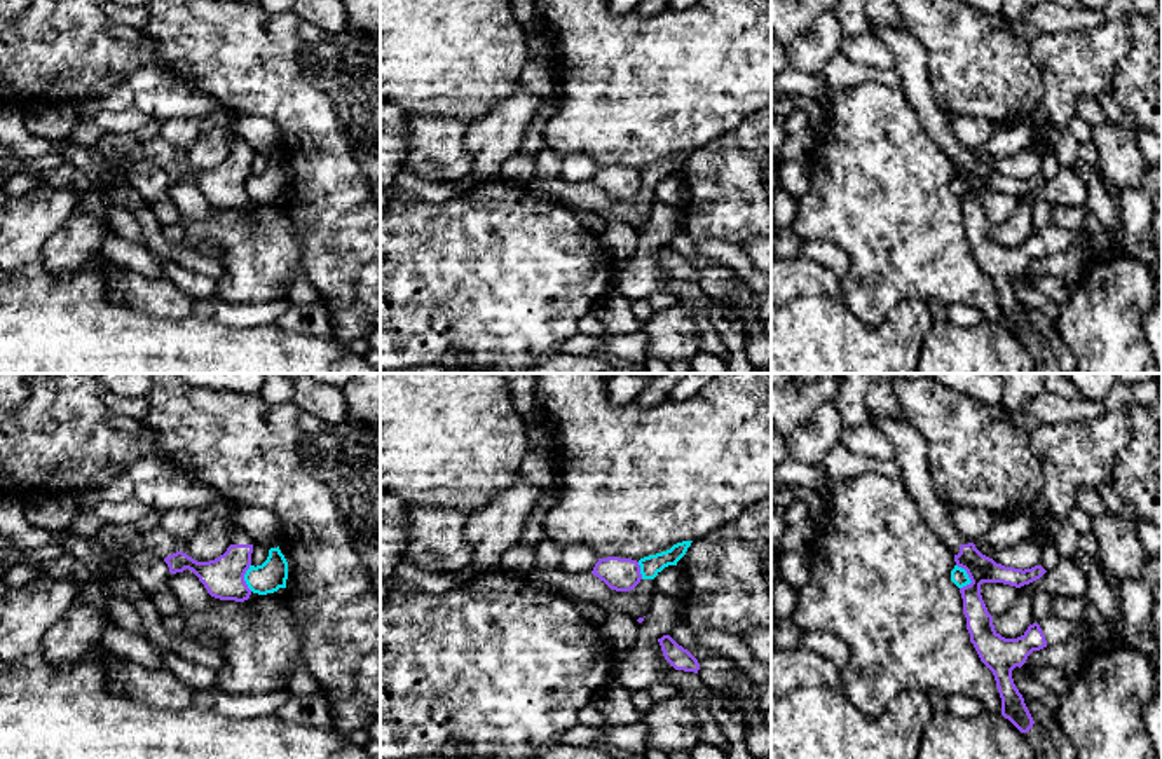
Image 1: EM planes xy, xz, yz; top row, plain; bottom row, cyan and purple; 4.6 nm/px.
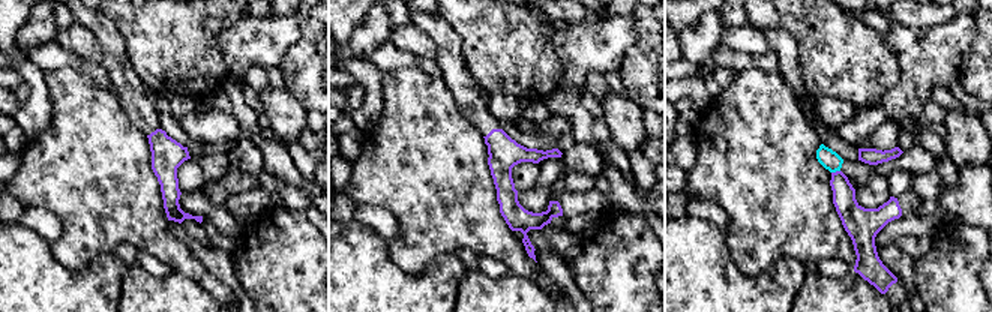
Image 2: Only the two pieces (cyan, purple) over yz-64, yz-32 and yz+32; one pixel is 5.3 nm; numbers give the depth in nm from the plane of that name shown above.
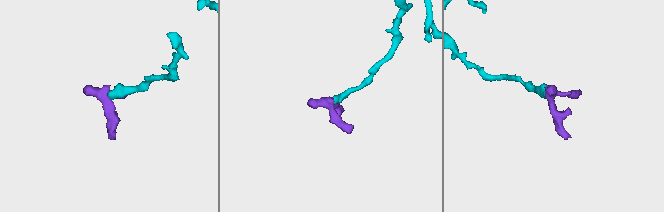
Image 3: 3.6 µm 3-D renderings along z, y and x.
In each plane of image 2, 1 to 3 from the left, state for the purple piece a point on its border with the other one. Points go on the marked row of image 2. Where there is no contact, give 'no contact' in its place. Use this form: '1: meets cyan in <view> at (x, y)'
1: no contact
2: no contact
3: meets cyan in yz+32 at (835, 171)

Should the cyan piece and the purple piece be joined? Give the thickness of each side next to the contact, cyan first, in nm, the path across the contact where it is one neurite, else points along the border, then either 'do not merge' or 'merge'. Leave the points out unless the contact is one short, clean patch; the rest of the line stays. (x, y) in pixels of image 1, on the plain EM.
calibres 80 and 130 nm; border yz (956, 173), (970, 191), (962, 198); do not merge

